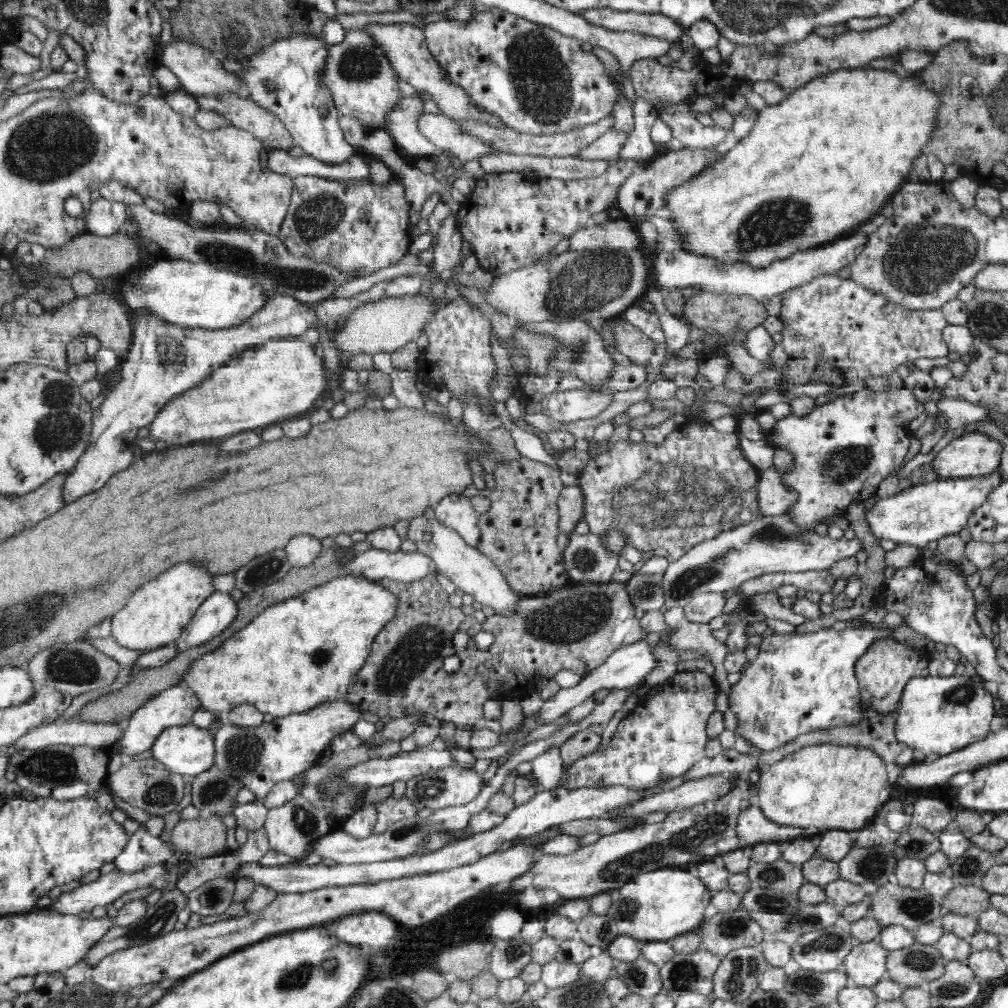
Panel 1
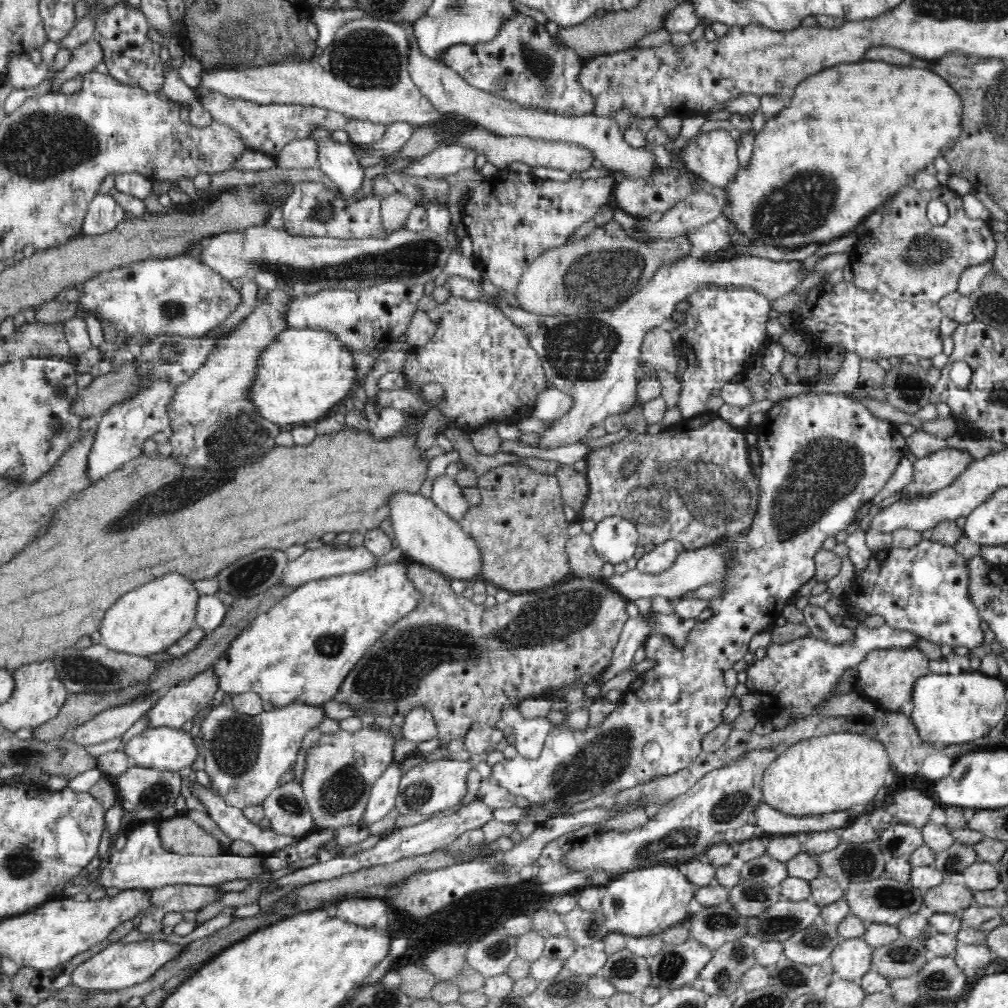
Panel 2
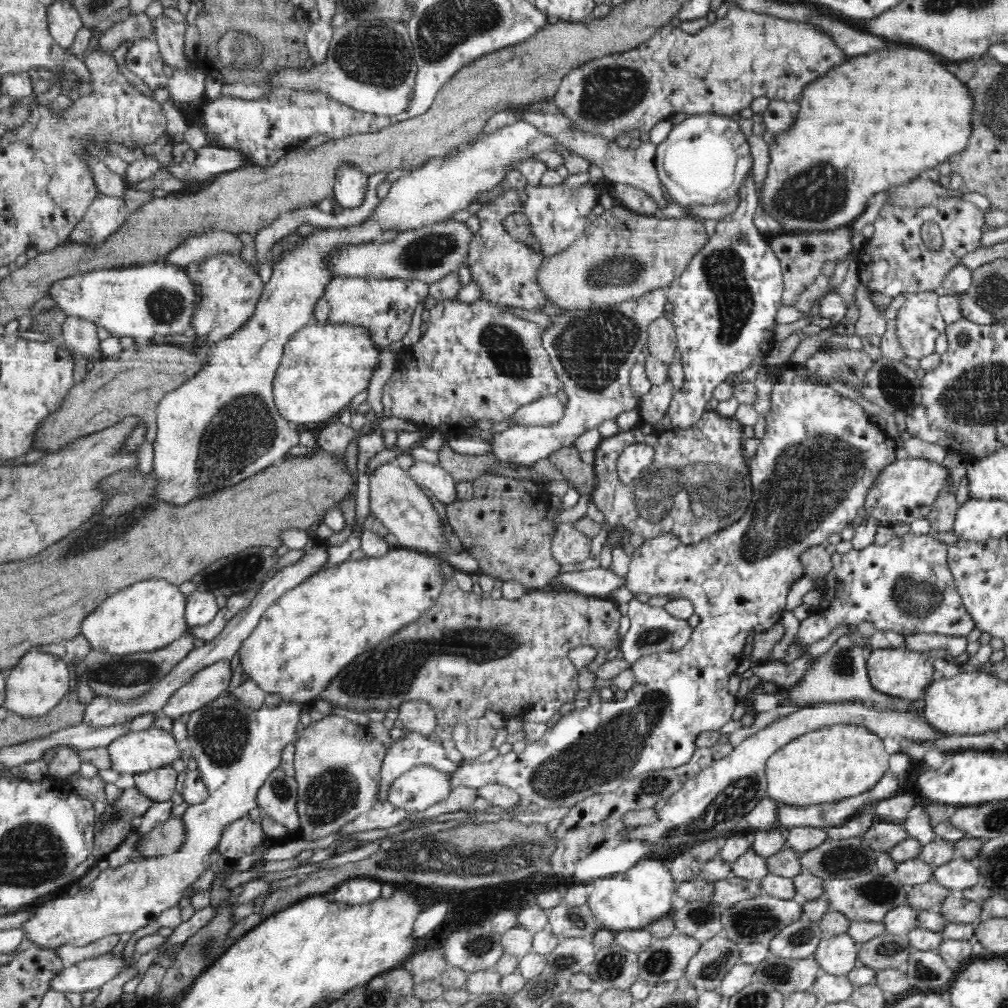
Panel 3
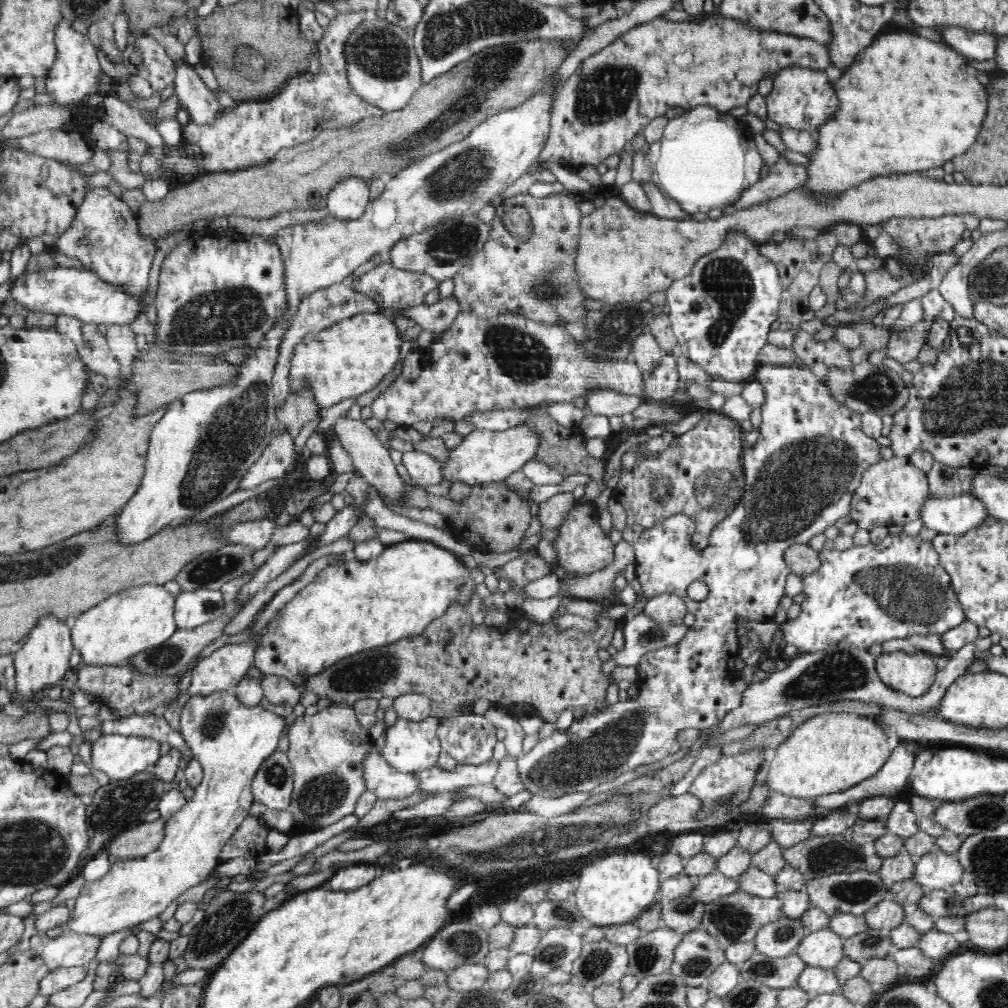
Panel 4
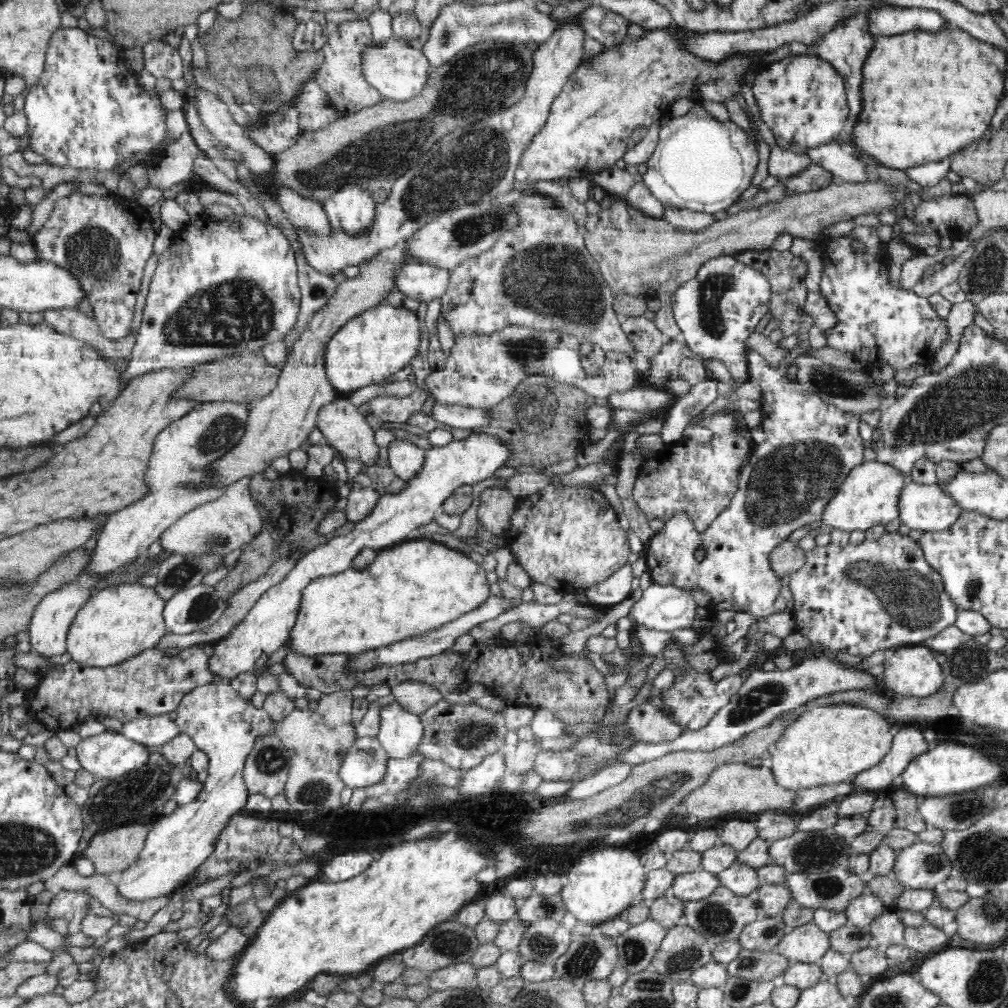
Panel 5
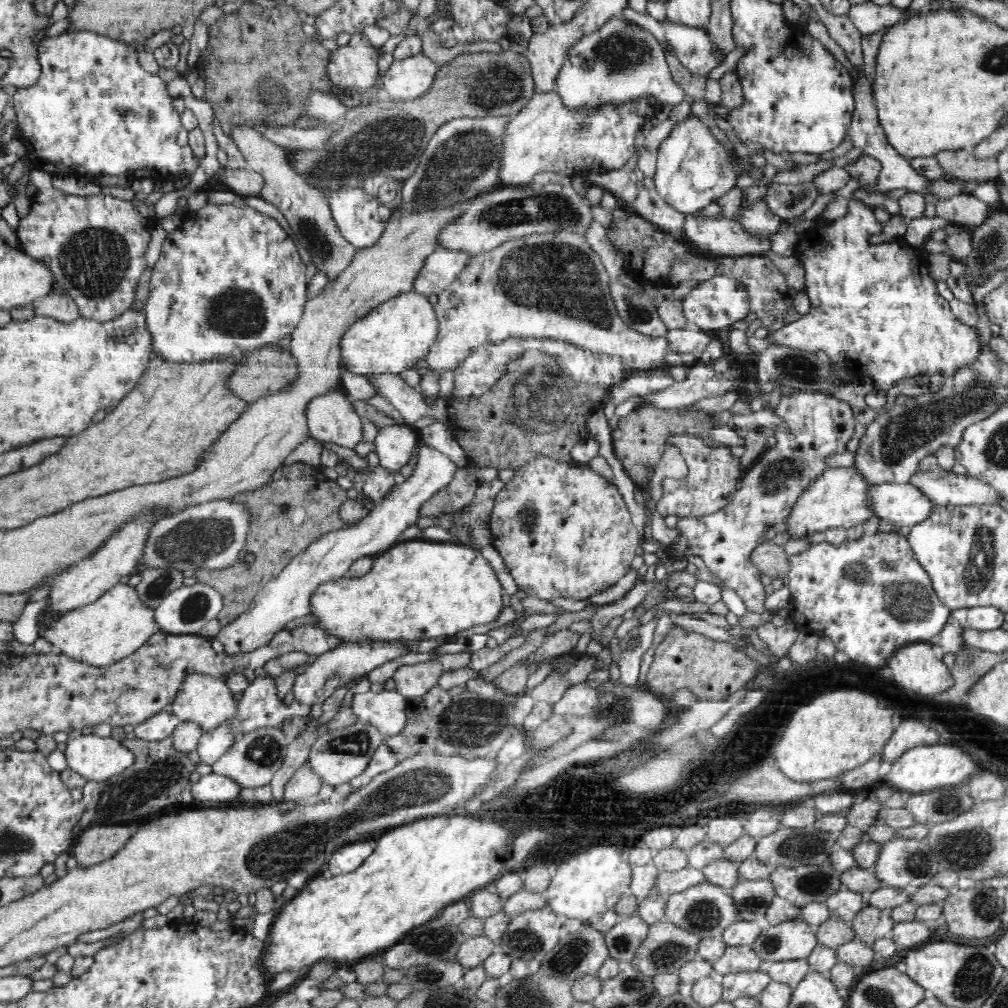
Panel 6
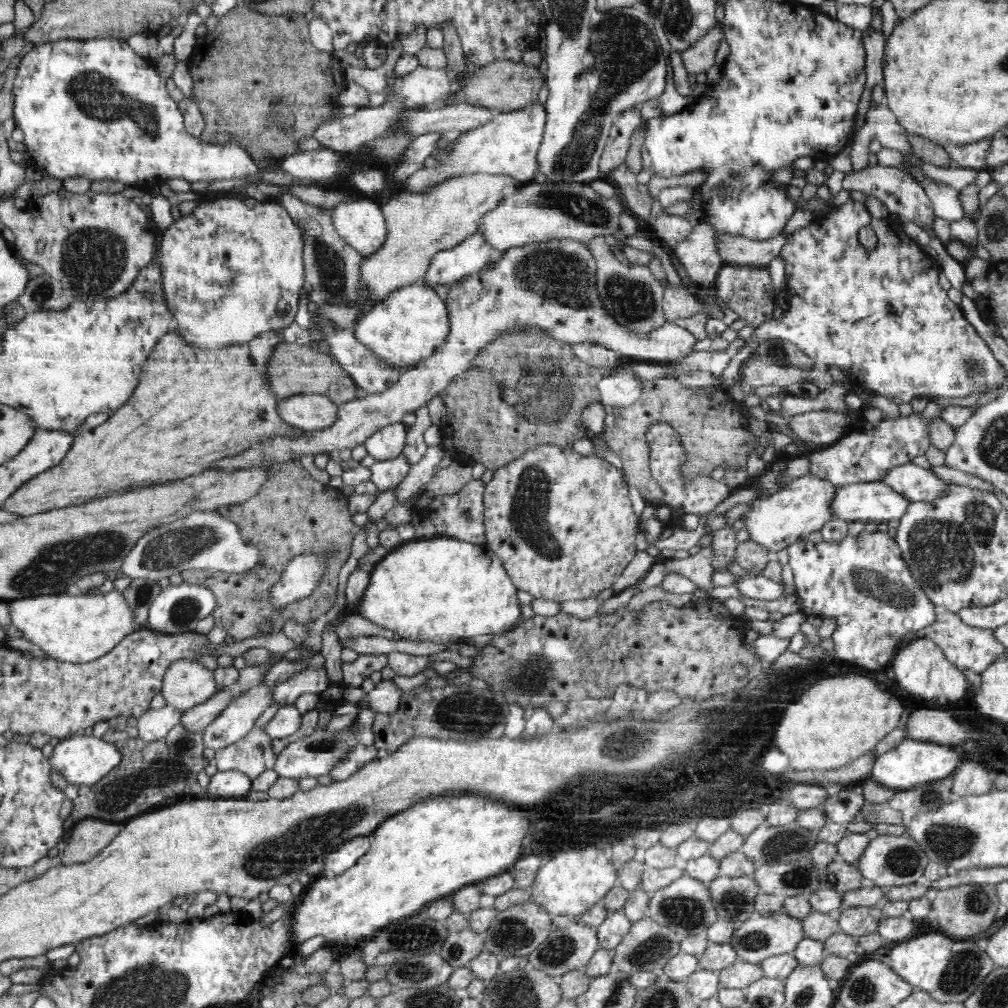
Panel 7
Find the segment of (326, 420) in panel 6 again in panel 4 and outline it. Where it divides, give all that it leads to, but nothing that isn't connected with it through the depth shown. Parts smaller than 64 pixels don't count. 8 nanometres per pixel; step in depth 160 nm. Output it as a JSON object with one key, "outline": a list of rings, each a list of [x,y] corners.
{"outline":[[[350,416],[338,417],[334,426],[335,440],[337,440],[344,450],[350,455],[353,460],[355,468],[359,474],[364,476],[366,482],[373,486],[380,498],[386,502],[400,502],[404,506],[404,502],[401,498],[401,490],[403,489],[404,480],[397,473],[397,466],[394,465],[392,459],[390,459],[390,453],[388,448],[384,448],[384,444],[380,442],[380,438],[374,434],[370,426],[366,426],[362,420],[352,420]]]}

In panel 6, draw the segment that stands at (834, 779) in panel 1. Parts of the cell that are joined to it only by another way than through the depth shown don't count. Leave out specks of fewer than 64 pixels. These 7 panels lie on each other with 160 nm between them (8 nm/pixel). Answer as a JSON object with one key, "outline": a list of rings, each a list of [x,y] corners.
{"outline":[[[862,690],[822,692],[810,702],[798,706],[782,732],[772,757],[786,777],[811,782],[842,776],[881,753],[894,732],[894,712],[882,708],[872,694]]]}

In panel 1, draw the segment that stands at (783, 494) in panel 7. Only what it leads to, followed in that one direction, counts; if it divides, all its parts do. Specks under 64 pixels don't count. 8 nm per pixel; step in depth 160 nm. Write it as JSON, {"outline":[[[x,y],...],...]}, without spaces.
{"outline":[[[971,427],[962,436],[950,441],[936,456],[932,466],[942,478],[986,476],[997,472],[1004,454],[1005,446],[998,439]]]}

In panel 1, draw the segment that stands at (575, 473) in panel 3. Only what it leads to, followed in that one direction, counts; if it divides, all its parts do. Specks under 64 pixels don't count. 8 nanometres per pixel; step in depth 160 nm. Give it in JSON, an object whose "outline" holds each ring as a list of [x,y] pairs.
{"outline":[[[578,485],[566,486],[560,491],[557,500],[559,512],[559,529],[561,533],[568,535],[574,532],[574,528],[583,518],[584,495]]]}

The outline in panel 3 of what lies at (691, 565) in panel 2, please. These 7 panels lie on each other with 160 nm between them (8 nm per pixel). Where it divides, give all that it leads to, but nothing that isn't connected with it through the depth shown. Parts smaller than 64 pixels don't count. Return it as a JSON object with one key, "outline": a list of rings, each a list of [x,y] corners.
{"outline":[[[598,567],[555,574],[545,590],[577,592],[584,596],[605,598],[608,591],[618,585],[625,585],[625,577],[616,575],[610,568]]]}

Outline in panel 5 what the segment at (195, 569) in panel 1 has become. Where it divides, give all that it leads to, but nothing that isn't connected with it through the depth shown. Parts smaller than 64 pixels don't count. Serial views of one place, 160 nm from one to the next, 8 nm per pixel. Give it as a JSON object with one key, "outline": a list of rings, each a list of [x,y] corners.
{"outline":[[[138,582],[106,584],[88,599],[71,622],[65,652],[83,665],[106,668],[140,654],[145,648],[155,647],[168,633],[162,616],[164,603],[152,587]]]}

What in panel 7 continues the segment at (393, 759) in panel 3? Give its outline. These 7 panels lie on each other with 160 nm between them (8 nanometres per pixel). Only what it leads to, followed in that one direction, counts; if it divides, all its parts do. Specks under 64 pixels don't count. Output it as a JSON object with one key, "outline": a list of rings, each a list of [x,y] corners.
{"outline":[[[381,679],[370,692],[364,692],[361,688],[349,688],[345,692],[345,701],[364,709],[370,707],[372,711],[391,713],[397,709],[402,693],[393,679]]]}

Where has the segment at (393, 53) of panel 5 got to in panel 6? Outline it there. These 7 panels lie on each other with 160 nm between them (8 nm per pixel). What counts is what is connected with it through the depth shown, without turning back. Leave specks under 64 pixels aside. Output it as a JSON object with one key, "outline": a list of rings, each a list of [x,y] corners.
{"outline":[[[423,51],[406,60],[392,60],[392,67],[384,74],[387,100],[398,102],[422,98],[432,88],[439,68]]]}

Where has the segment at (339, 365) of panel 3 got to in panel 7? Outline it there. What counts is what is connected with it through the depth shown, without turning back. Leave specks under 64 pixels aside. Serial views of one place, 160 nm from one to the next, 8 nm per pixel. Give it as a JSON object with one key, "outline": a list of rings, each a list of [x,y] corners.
{"outline":[[[422,283],[392,291],[380,305],[368,312],[355,326],[355,336],[373,352],[396,368],[413,368],[435,356],[451,334],[450,314],[444,298]]]}

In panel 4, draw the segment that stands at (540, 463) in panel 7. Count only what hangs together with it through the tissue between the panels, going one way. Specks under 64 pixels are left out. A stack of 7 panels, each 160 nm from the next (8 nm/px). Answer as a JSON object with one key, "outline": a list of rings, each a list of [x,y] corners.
{"outline":[[[586,500],[580,504],[574,503],[572,508],[566,512],[564,520],[556,528],[556,538],[551,541],[554,558],[550,563],[558,572],[568,572],[572,576],[584,577],[595,575],[603,571],[616,559],[614,542],[600,526],[600,513],[596,510],[594,501]]]}

